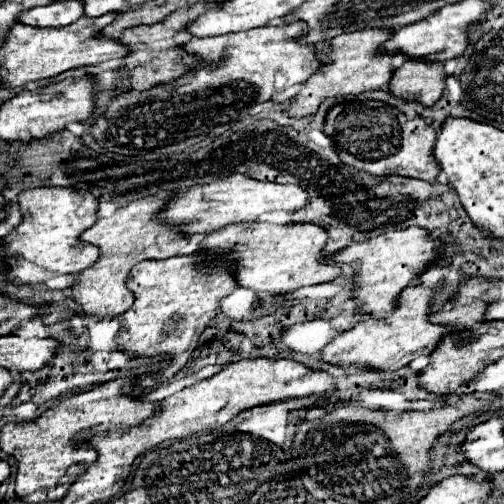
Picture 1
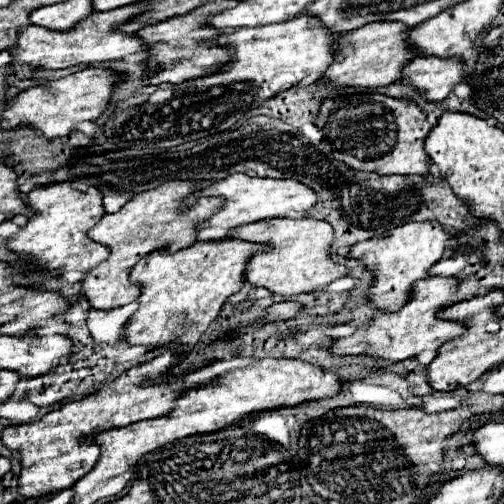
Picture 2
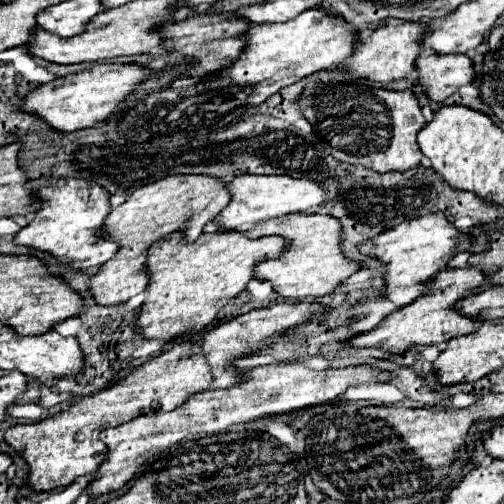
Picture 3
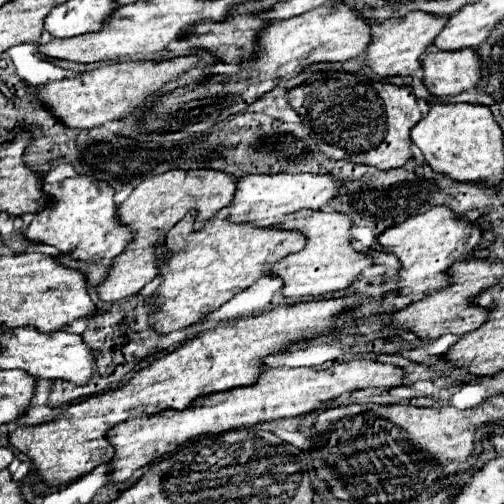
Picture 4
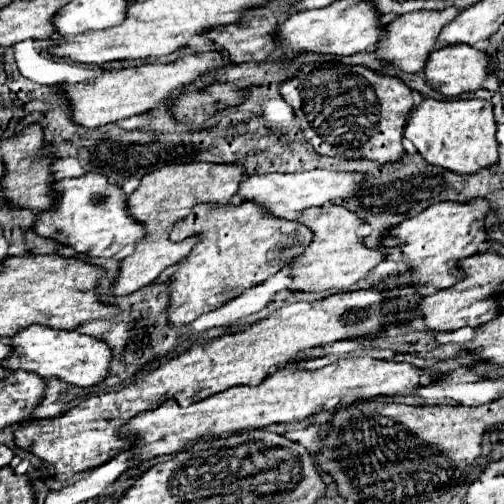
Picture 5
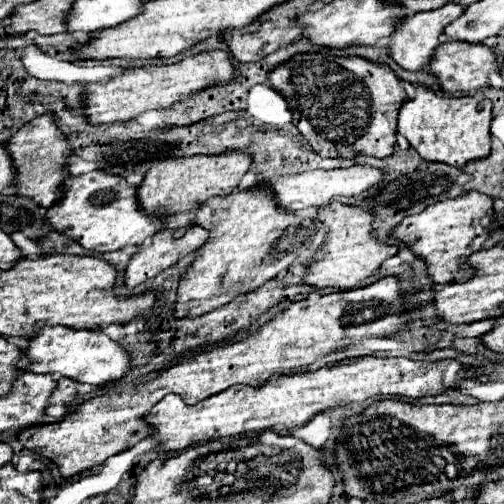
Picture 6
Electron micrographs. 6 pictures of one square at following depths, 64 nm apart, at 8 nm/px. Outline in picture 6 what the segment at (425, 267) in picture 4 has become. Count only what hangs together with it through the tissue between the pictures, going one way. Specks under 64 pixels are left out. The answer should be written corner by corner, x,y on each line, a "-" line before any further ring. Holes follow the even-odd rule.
468,192
468,196
436,202
424,212
404,218
404,244
414,252
416,258
426,262
428,276
434,284
464,282
472,278
472,270
466,266
466,258
478,252
484,240
494,232
492,222
492,198
480,192

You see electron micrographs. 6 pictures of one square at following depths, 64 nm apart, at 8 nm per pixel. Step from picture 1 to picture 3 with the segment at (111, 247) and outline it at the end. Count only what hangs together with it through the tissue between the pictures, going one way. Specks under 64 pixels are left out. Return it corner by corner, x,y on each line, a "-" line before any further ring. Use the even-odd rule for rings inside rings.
166,176
150,186
138,188
122,206
114,208
102,226
102,234
118,244
118,254
104,262
90,278
88,288
94,302
98,306
114,306
140,294
148,286
148,276
144,276
144,256
148,248
178,230
186,234
186,242
194,242
206,222
228,206
228,192
224,192
220,184
224,182
210,176

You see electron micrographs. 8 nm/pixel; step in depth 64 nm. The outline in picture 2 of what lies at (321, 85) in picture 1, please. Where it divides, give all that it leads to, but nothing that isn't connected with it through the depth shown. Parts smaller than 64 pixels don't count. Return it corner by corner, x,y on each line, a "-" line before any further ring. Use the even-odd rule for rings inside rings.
372,22
336,36
334,60
318,82
328,82
336,88
378,88
398,82
404,62
408,62
410,56
410,48
404,44
404,32
408,32
408,28
400,22

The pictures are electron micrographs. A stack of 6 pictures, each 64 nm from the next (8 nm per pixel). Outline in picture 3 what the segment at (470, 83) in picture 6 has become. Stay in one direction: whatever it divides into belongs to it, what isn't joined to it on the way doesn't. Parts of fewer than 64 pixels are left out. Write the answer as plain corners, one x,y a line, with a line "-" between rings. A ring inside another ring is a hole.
428,52
420,54
414,66
420,86
434,102
444,102
452,92
470,84
474,78
472,60
468,56
436,56

